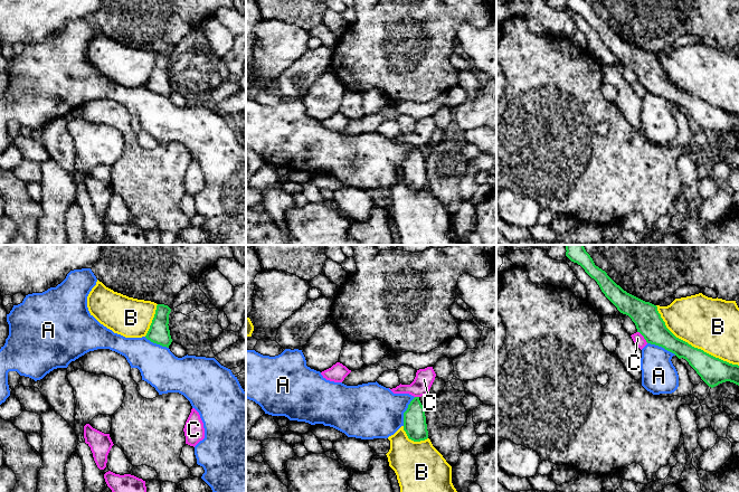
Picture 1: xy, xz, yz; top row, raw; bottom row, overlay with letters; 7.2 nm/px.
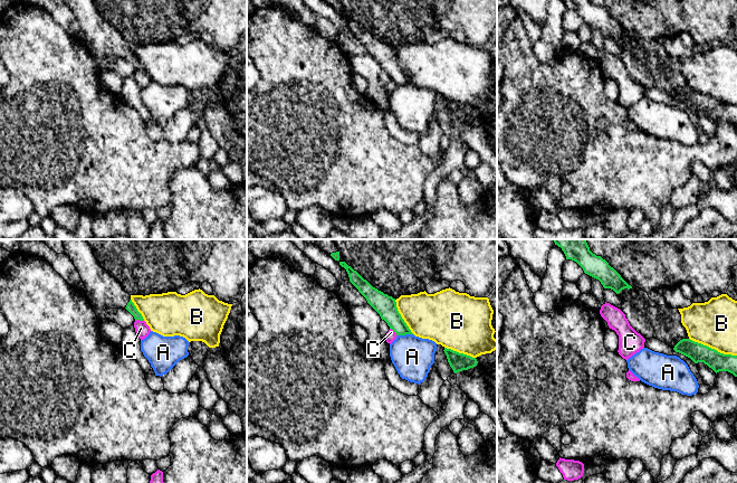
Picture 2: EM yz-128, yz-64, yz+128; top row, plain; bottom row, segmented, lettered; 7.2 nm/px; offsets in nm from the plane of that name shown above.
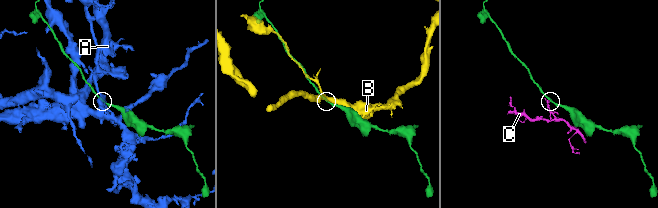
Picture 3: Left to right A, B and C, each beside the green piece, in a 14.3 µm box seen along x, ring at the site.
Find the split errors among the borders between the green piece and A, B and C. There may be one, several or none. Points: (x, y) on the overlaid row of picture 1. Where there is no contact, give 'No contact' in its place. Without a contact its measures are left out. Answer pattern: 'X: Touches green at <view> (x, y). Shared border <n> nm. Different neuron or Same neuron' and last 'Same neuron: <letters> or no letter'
A: Touches green at xz (405, 412). Shared border 220 nm. Different neuron
B: Touches green at yz (691, 346). Shared border 750 nm. Different neuron
C: Touches green at yz (643, 336). Shared border 120 nm. Different neuron
Same neuron: no letter

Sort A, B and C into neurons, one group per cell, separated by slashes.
A / B / C

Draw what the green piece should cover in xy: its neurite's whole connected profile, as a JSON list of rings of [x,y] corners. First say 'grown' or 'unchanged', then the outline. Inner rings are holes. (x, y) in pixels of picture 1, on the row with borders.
unchanged | [[[158,304],[154,318],[145,335],[148,340],[162,347],[169,348],[172,342],[169,330],[169,314],[171,309],[164,304]]]

